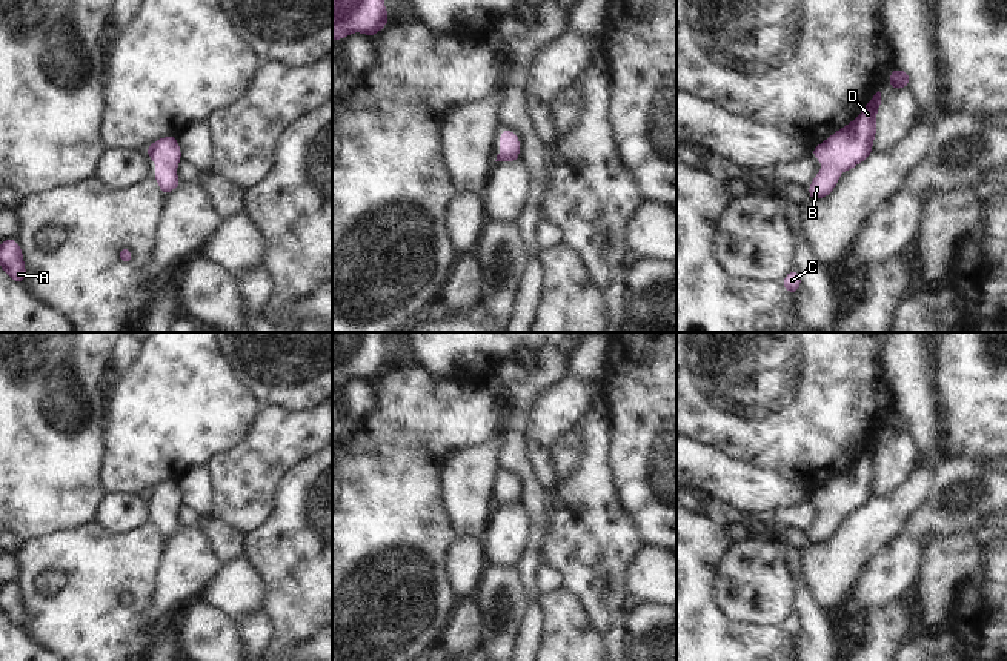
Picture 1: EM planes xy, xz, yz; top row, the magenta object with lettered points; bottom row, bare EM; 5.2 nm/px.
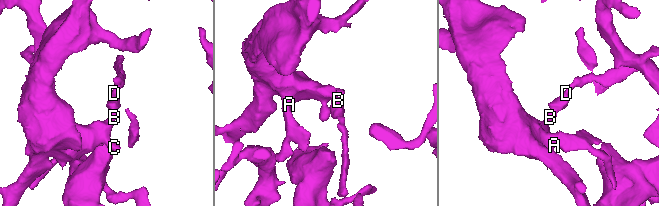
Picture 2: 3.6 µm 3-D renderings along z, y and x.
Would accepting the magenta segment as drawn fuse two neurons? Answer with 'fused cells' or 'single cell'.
single cell

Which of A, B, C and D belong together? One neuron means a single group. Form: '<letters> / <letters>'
A B C D

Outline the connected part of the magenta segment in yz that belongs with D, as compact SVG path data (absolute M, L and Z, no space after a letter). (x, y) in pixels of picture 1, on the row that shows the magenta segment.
M878 91L853 121L832 134L821 144L812 148L812 155L824 168L809 184L810 200L827 197L838 184L841 171L850 171L873 154L872 143L876 137L876 112L879 105L881 92Z

